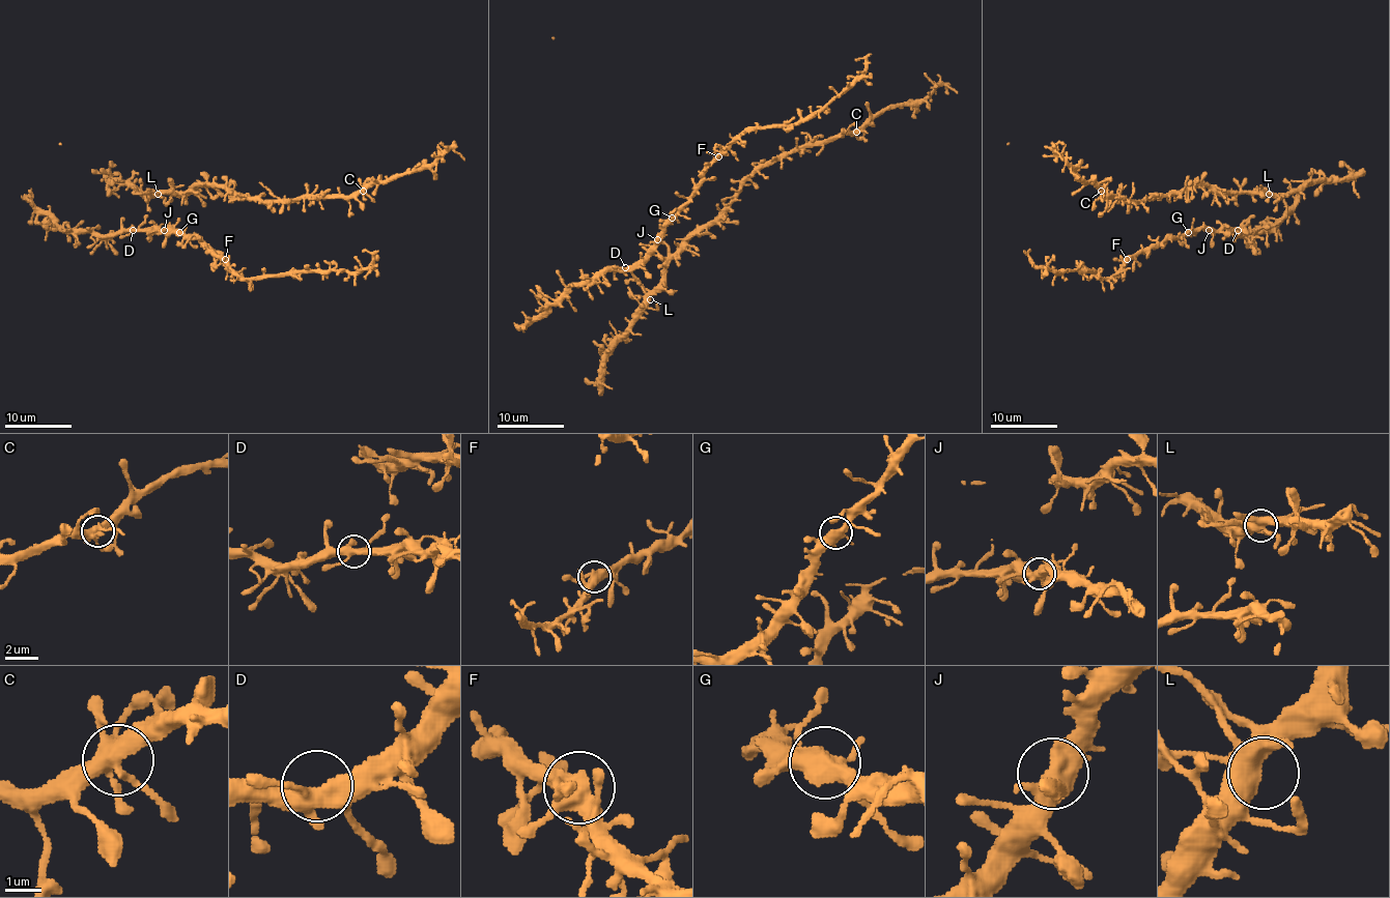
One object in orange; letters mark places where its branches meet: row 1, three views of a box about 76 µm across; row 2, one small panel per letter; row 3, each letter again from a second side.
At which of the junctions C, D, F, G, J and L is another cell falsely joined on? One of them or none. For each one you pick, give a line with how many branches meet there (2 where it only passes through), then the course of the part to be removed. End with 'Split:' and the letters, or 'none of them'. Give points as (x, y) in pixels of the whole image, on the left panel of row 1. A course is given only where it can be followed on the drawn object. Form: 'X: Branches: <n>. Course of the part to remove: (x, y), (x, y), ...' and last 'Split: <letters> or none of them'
Split: none of them

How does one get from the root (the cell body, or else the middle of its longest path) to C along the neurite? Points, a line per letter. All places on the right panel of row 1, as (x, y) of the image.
C: (1269, 192), (1214, 192), (1208, 185), (1189, 185), (1166, 195), (1125, 200), (1122, 197), (1106, 197), (1101, 191)

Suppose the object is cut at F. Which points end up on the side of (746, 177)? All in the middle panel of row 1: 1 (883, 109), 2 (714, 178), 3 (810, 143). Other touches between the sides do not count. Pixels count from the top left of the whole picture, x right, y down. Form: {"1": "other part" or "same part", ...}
{"1": "same part", "2": "same part", "3": "same part"}

